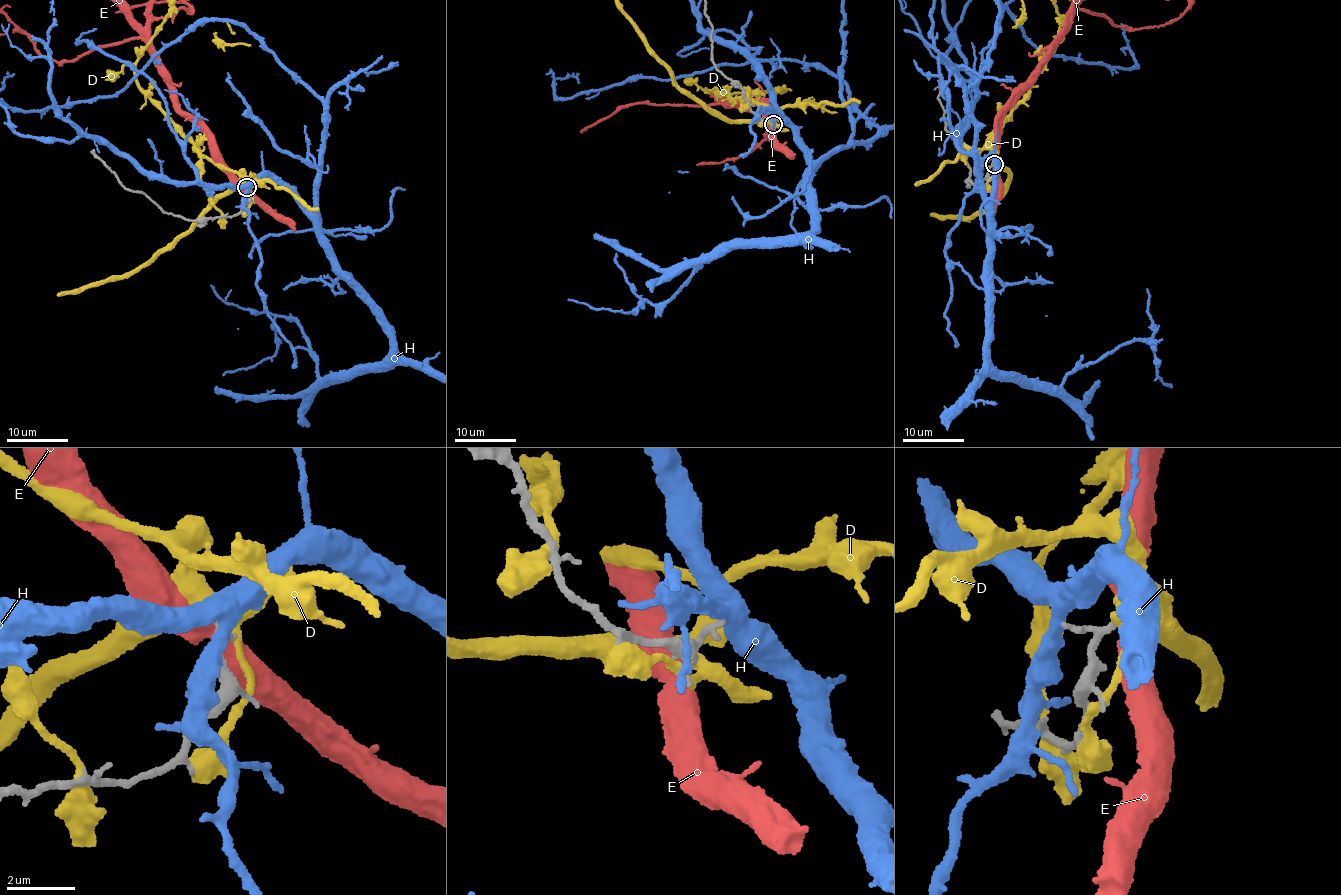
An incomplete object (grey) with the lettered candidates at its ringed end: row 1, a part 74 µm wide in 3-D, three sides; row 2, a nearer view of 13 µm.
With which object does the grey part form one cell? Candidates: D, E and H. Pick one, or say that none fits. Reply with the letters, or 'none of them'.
none of them

